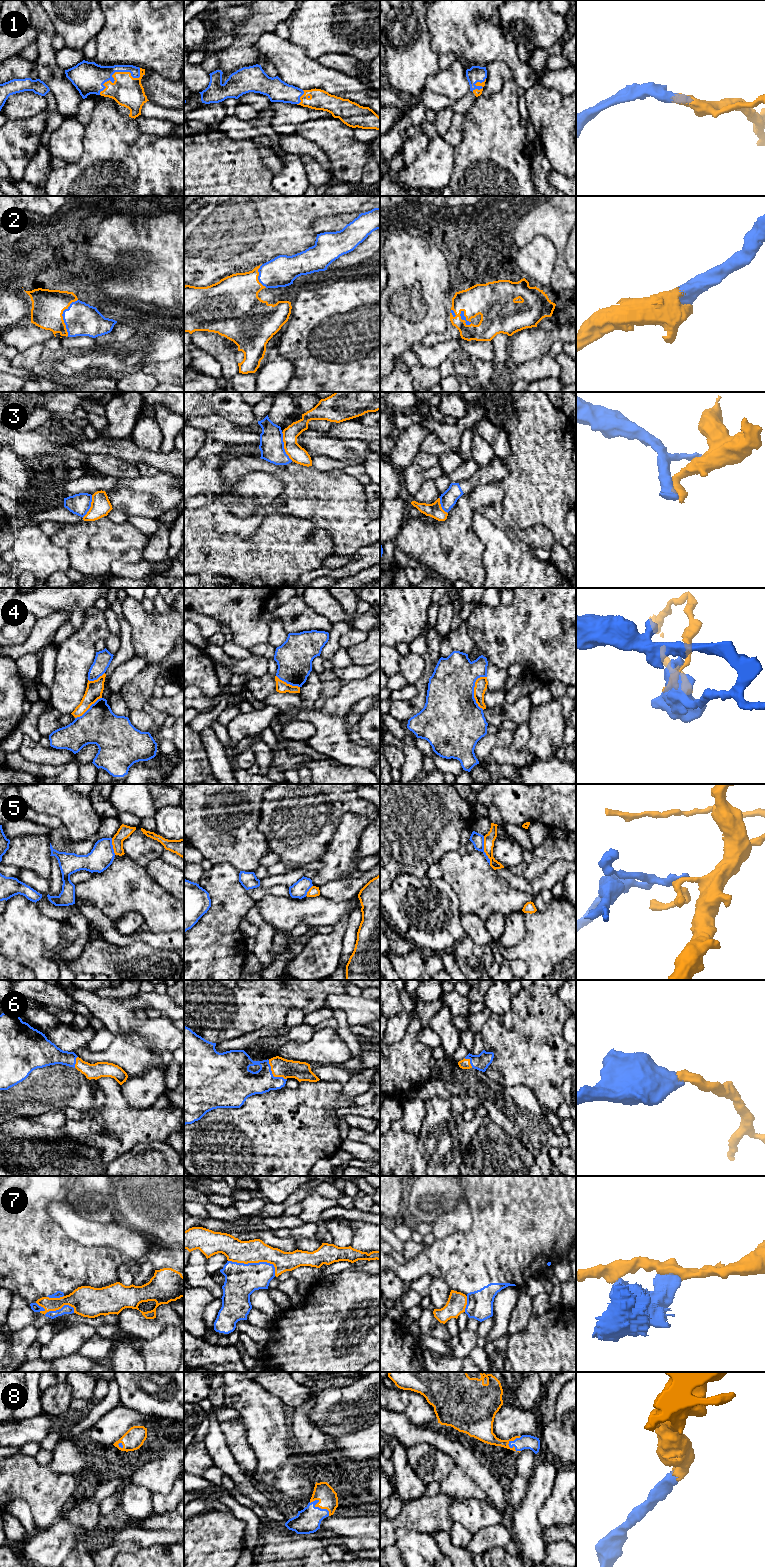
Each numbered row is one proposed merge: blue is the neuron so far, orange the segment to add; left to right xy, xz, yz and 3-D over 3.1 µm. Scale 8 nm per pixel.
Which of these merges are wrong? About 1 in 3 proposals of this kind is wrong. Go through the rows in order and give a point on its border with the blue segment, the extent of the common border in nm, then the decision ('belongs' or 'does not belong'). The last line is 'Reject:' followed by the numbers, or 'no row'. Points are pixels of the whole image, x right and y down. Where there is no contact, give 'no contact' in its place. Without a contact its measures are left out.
1: xy (117, 71) | 400 nm | belongs
2: xy (62, 315) | 300 nm | belongs
3: xz (283, 446) | 240 nm | does not belong
4: yz (473, 693) | 280 nm | does not belong
5: yz (483, 850) | 240 nm | does not belong
6: xz (272, 1074) | 220 nm | belongs
7: xz (256, 1263) | 400 nm | does not belong
8: xz (317, 1507) | 200 nm | belongs
Reject: 3, 4, 5, 7

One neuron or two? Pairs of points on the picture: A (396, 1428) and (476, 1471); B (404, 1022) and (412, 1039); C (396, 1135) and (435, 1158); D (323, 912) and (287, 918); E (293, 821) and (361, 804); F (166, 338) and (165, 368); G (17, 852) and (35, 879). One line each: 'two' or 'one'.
A: one
B: two
C: two
D: one
E: one
F: two
G: two

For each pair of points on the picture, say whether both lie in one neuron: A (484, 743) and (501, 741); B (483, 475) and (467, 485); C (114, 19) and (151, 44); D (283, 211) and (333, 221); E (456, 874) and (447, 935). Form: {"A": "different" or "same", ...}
{"A": "same", "B": "same", "C": "same", "D": "different", "E": "different"}

